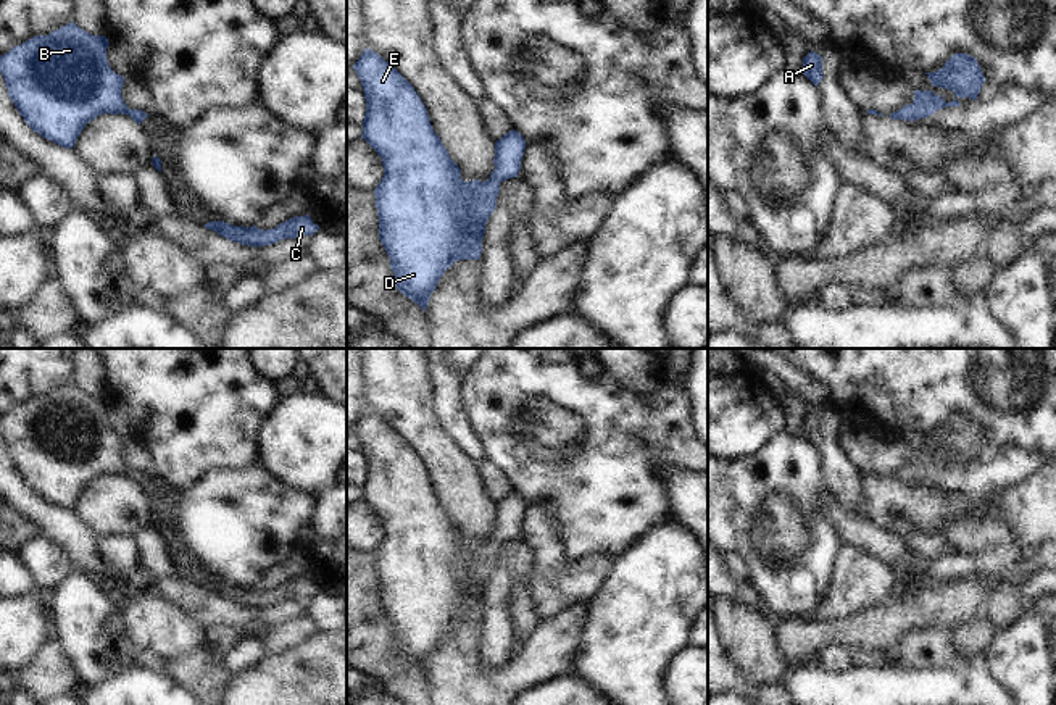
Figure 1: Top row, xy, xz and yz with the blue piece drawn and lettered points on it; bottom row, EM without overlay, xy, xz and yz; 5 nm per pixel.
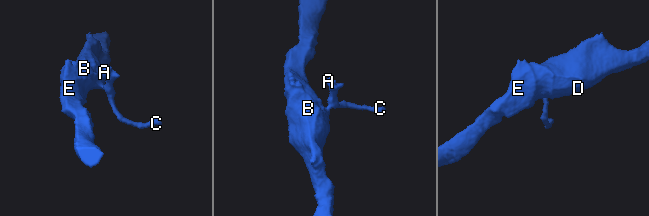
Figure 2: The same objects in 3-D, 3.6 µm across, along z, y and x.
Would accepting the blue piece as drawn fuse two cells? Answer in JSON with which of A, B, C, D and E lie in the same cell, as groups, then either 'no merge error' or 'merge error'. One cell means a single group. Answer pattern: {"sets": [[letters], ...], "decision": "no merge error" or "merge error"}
{"sets": [["A", "B", "C", "D", "E"]], "decision": "no merge error"}

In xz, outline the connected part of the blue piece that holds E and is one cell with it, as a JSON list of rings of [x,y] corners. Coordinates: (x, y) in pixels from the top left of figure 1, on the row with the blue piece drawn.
[[[366,48],[353,65],[360,76],[366,115],[364,139],[382,158],[384,176],[374,189],[379,215],[379,239],[390,258],[397,289],[424,313],[443,273],[458,260],[479,260],[485,223],[497,206],[500,184],[518,177],[526,140],[509,131],[495,142],[495,169],[484,182],[464,182],[450,158],[414,87],[380,55]]]

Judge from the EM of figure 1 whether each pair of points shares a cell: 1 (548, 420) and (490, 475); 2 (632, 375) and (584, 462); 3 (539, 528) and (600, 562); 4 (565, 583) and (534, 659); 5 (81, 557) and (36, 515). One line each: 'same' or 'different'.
1: different
2: different
3: same
4: different
5: same

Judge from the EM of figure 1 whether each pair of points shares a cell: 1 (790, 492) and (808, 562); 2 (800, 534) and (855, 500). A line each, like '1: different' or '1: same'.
1: same
2: different

